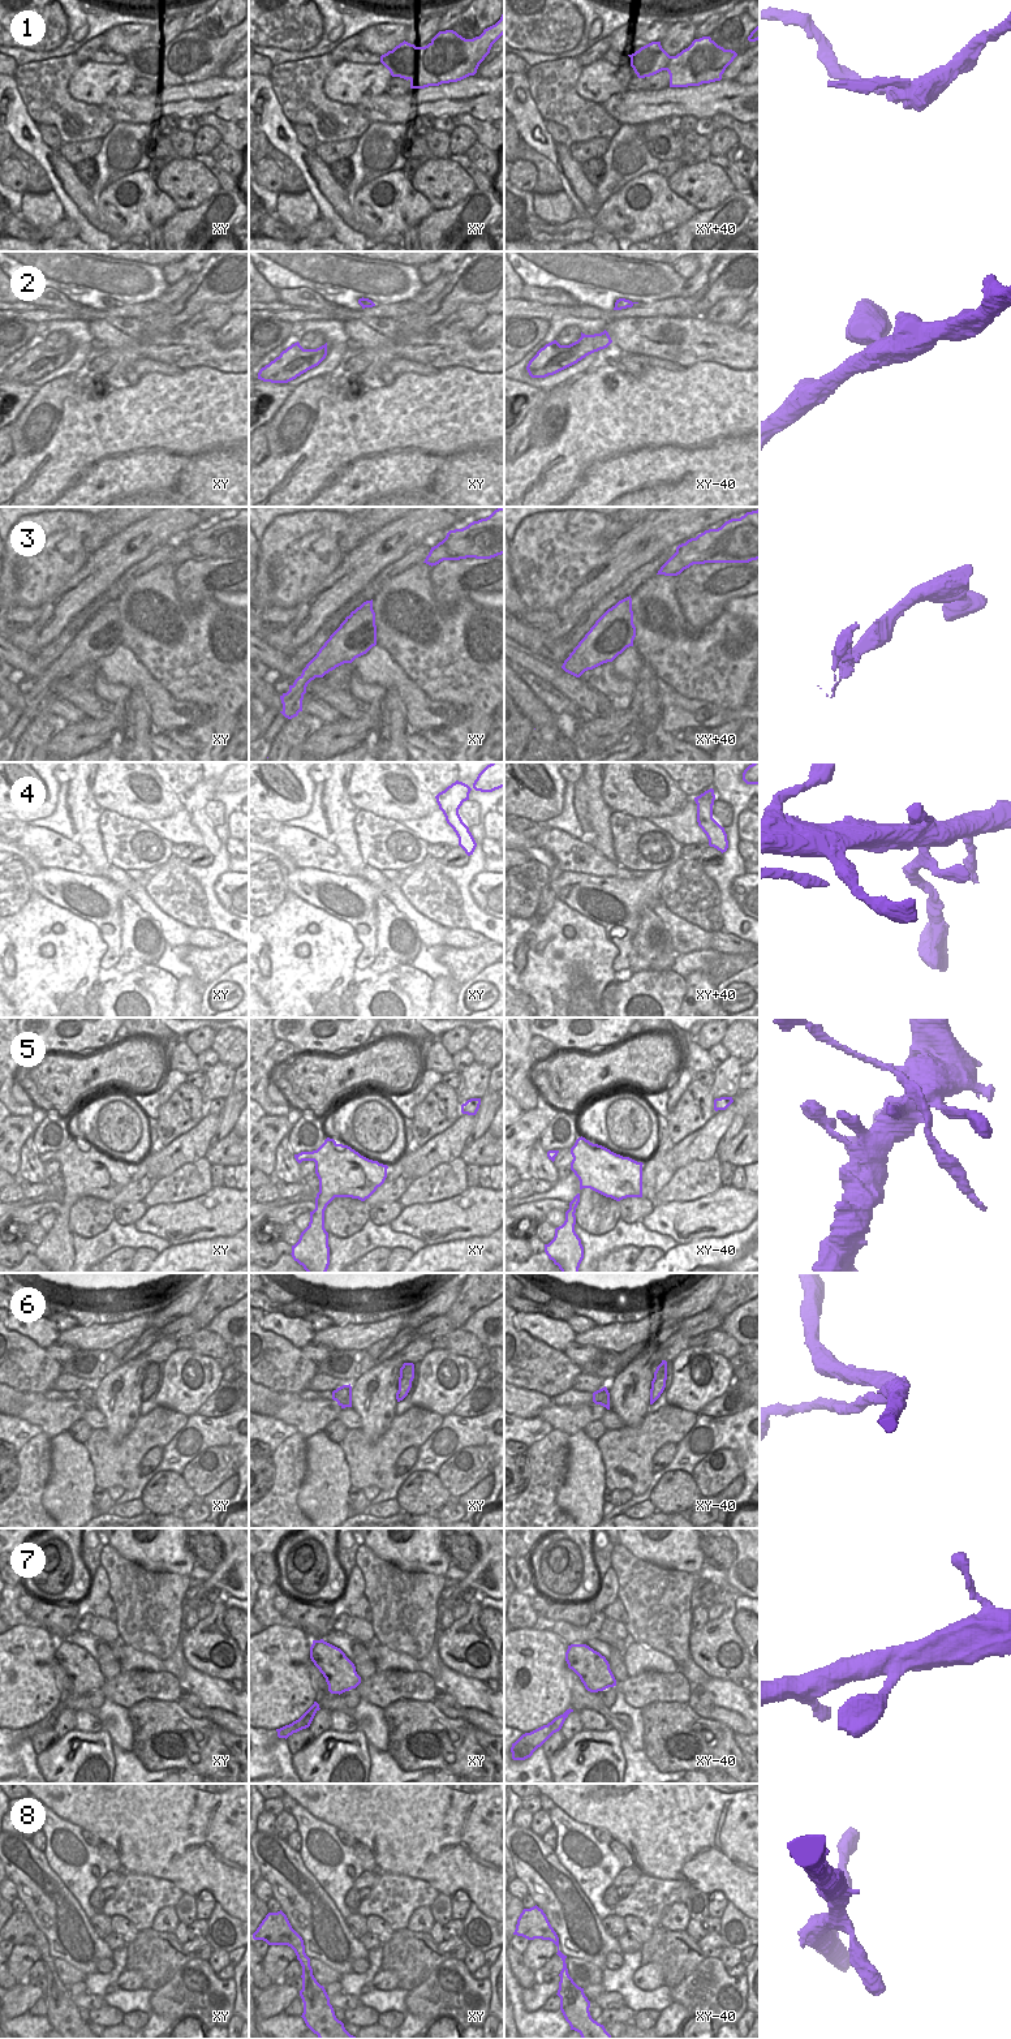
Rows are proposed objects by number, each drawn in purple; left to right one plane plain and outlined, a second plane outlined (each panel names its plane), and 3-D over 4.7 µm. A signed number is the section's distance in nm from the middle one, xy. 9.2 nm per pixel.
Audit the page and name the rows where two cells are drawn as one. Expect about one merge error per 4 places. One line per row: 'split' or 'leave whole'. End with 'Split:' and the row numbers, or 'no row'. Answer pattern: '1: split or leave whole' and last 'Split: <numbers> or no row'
1: split
2: leave whole
3: leave whole
4: leave whole
5: leave whole
6: leave whole
7: leave whole
8: leave whole
Split: 1

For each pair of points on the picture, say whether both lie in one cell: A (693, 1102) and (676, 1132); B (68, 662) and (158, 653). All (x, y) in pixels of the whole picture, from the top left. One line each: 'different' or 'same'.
A: same
B: different

